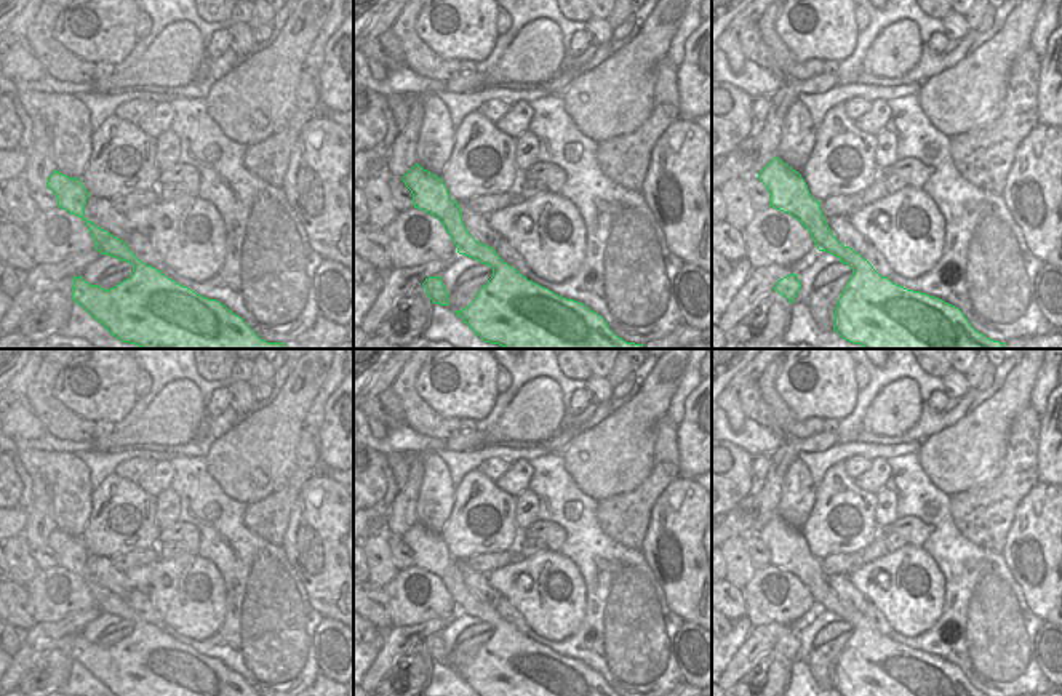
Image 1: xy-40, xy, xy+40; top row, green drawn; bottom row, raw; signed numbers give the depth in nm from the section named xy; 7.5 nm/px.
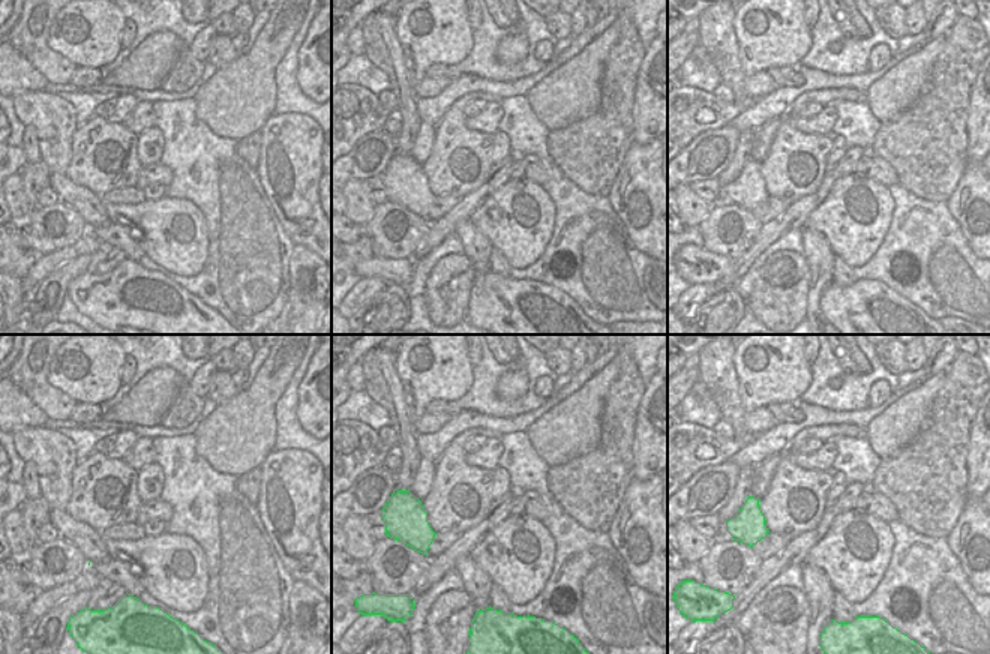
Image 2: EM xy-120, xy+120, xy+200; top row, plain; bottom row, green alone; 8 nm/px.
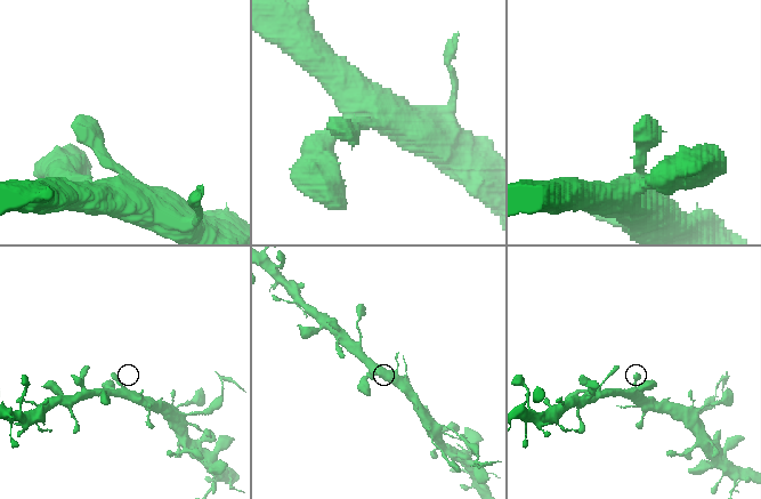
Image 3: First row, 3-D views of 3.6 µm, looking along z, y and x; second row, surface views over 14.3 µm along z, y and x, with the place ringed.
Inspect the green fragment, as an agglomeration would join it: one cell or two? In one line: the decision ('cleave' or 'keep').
keep

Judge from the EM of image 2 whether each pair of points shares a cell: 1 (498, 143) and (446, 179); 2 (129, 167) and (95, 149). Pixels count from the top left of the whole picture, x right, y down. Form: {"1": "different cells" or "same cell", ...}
{"1": "different cells", "2": "same cell"}

